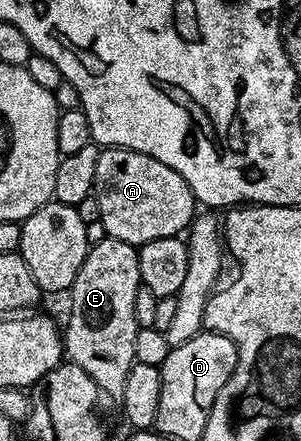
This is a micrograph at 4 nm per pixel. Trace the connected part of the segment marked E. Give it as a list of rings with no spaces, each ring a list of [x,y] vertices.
[[[102,238],[90,245],[87,249],[87,257],[85,262],[81,262],[81,270],[77,270],[77,278],[73,282],[73,286],[69,289],[69,297],[71,296],[71,313],[67,316],[67,332],[65,328],[65,356],[68,361],[77,366],[81,366],[81,370],[85,370],[85,374],[89,374],[89,378],[93,378],[93,382],[99,387],[100,393],[104,397],[115,396],[122,397],[123,387],[125,386],[125,374],[129,374],[132,364],[135,363],[135,355],[133,354],[133,338],[135,337],[136,323],[133,314],[133,298],[137,298],[137,290],[140,288],[139,283],[139,249],[136,245],[129,242],[121,242],[110,238]]]

